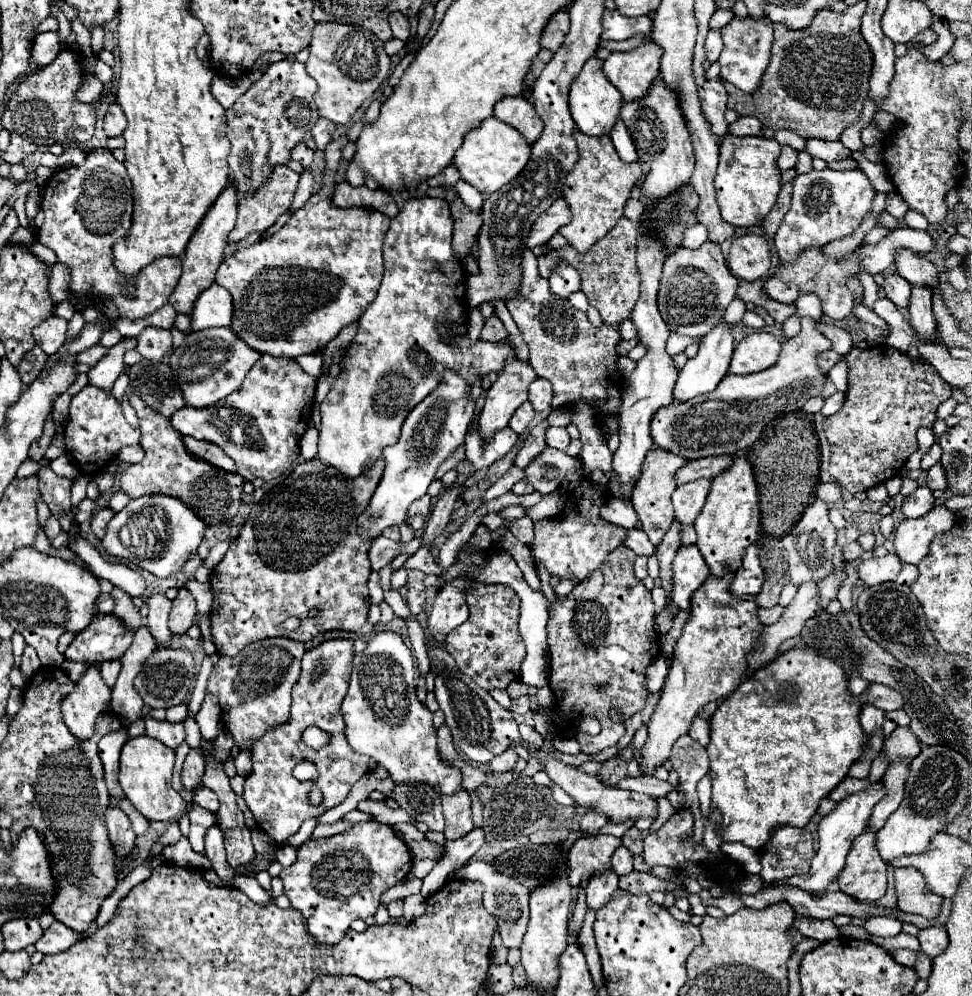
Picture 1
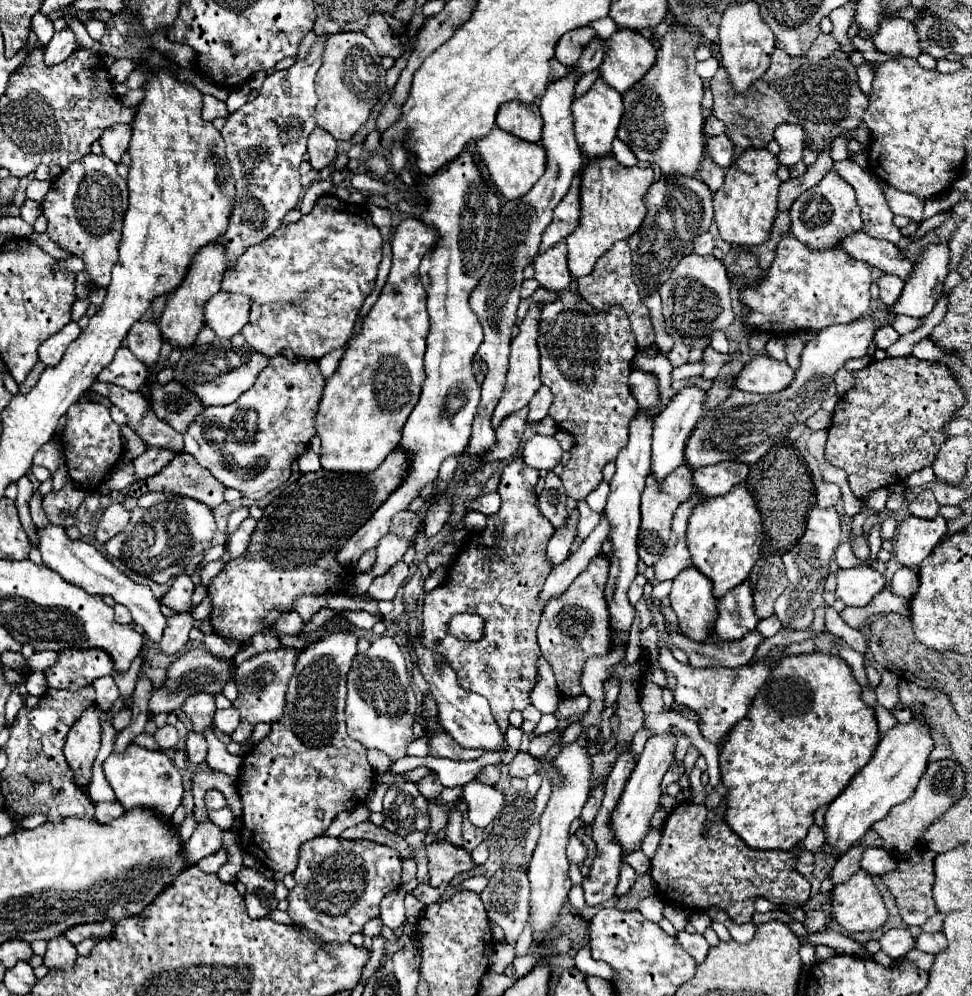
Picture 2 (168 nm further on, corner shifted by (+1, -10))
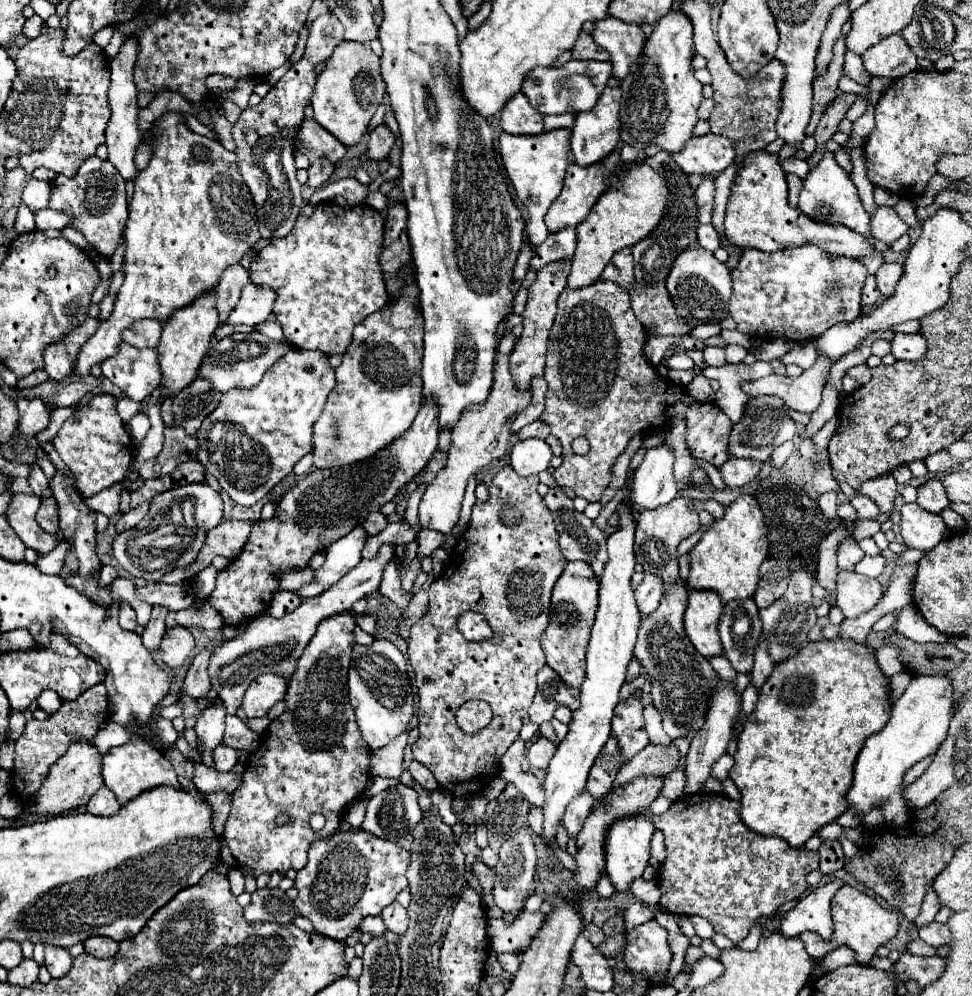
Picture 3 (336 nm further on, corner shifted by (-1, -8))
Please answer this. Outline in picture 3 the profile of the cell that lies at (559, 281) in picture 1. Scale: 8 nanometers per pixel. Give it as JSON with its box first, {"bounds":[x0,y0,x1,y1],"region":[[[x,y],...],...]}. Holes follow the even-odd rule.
{"bounds":[531,228,575,270],"region":[[[567,228],[555,234],[549,234],[549,238],[539,246],[535,258],[531,260],[533,270],[541,270],[543,266],[559,260],[571,260],[575,252],[575,228]]]}

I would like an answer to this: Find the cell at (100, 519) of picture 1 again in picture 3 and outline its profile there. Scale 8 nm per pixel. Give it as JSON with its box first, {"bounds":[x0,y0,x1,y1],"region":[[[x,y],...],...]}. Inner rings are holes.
{"bounds":[115,502,149,532],"region":[[[143,502],[143,504],[139,504],[137,508],[133,508],[131,512],[121,514],[121,518],[119,518],[117,524],[115,524],[117,532],[123,532],[123,530],[129,530],[129,528],[137,526],[137,524],[141,522],[141,518],[147,514],[147,506],[149,506],[149,502]]]}

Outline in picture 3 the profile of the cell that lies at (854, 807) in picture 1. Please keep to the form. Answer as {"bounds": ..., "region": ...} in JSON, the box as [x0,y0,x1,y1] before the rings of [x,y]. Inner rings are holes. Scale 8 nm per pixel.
{"bounds":[845,676,953,826],"region":[[[915,676],[903,696],[893,704],[891,718],[885,728],[869,736],[863,750],[857,756],[853,784],[845,796],[847,808],[857,816],[865,816],[869,810],[879,808],[887,824],[903,826],[909,820],[909,808],[903,800],[903,776],[919,760],[937,752],[943,744],[949,720],[951,720],[953,690],[947,676]]]}

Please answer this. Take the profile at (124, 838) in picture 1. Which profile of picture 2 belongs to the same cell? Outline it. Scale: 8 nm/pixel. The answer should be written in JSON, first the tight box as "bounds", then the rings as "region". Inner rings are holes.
{"bounds":[95,802,125,824],"region":[[[97,802],[95,804],[95,820],[99,824],[109,824],[111,820],[119,818],[125,812],[125,808],[121,808],[121,804],[117,802]]]}

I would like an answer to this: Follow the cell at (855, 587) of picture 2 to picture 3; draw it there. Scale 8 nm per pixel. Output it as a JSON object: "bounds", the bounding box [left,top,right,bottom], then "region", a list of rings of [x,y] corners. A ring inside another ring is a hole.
{"bounds":[837,570,883,618],"region":[[[839,570],[837,576],[837,606],[845,618],[857,618],[877,604],[883,596],[883,586],[877,578],[869,578],[857,572]]]}

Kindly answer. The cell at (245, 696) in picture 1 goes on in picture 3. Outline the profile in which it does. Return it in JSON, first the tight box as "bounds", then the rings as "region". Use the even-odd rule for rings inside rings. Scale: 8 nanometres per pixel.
{"bounds":[241,674,287,718],"region":[[[261,674],[249,684],[241,708],[249,718],[265,716],[273,704],[285,698],[285,692],[287,692],[287,680],[283,676]]]}

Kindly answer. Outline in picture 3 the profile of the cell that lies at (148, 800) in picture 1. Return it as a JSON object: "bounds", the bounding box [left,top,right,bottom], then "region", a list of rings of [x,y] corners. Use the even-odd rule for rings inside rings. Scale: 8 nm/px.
{"bounds":[103,738,181,804],"region":[[[131,738],[127,744],[111,748],[103,756],[103,780],[105,780],[105,786],[115,792],[119,804],[127,804],[133,798],[137,798],[141,792],[157,786],[171,786],[175,790],[181,788],[177,782],[173,762],[161,750],[157,750],[155,746],[151,746],[141,738]]]}

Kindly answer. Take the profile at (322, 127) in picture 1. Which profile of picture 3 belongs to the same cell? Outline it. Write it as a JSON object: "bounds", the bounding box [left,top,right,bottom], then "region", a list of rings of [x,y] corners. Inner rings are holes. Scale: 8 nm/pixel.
{"bounds":[309,156,335,188],"region":[[[321,156],[315,160],[315,164],[309,168],[309,186],[313,188],[319,188],[335,170],[335,164],[327,158],[327,156]]]}

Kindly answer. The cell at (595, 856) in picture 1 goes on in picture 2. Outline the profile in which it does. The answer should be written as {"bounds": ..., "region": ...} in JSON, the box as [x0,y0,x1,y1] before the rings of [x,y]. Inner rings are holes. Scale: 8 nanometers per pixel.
{"bounds":[567,834,587,864],"region":[[[577,834],[569,836],[569,848],[567,848],[567,856],[571,864],[583,864],[583,860],[587,858],[587,846],[583,844],[583,840]]]}

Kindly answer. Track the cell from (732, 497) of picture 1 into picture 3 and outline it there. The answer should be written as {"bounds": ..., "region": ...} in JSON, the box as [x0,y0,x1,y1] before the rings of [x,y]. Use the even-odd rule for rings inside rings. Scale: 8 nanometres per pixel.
{"bounds":[687,494,769,604],"region":[[[741,494],[727,506],[725,516],[713,520],[713,524],[703,532],[701,540],[689,550],[691,572],[687,586],[699,590],[715,590],[723,604],[735,598],[753,596],[759,582],[759,566],[767,556],[767,536],[769,530],[765,524],[765,516],[755,498],[749,494]]]}

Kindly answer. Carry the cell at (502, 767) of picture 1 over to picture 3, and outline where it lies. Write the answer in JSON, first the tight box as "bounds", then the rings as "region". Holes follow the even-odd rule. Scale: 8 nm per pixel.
{"bounds":[527,736,555,770],"region":[[[541,736],[541,738],[539,738],[537,742],[533,742],[533,744],[531,744],[531,748],[527,750],[529,768],[547,770],[547,762],[551,760],[551,754],[555,754],[555,744]]]}

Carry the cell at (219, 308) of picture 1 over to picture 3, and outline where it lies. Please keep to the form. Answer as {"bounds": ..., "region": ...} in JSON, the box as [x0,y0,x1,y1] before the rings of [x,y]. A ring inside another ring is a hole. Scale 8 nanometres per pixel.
{"bounds":[225,284,275,326],"region":[[[247,284],[243,288],[241,300],[237,302],[235,310],[229,312],[225,324],[231,324],[231,326],[261,324],[269,316],[273,302],[275,302],[275,292],[271,288],[259,288],[255,284]]]}

